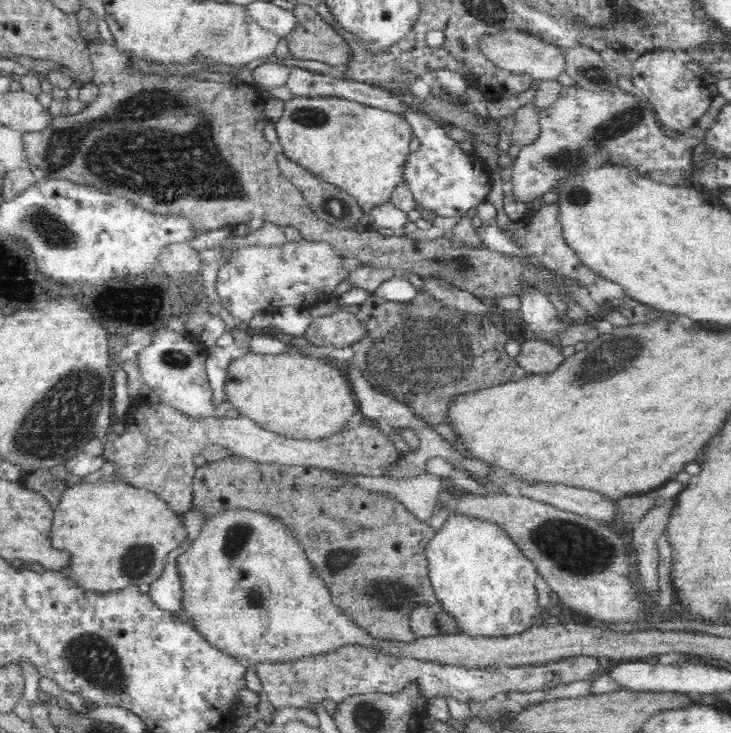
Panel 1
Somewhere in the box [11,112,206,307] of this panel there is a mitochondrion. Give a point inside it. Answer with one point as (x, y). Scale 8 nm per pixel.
(48, 228)

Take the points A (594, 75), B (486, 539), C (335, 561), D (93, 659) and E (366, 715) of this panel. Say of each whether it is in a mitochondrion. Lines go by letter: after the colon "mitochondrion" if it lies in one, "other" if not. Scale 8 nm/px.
A: mitochondrion
B: other
C: mitochondrion
D: mitochondrion
E: mitochondrion

